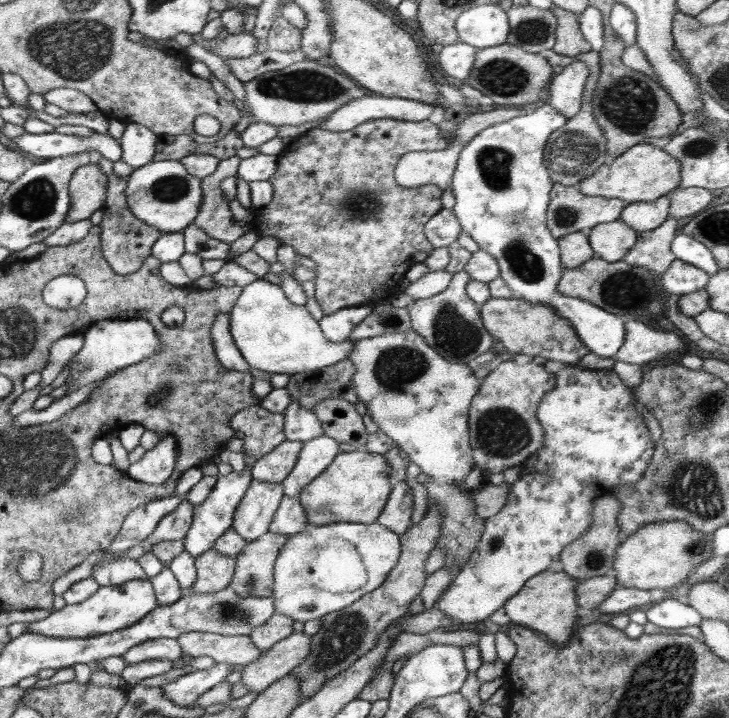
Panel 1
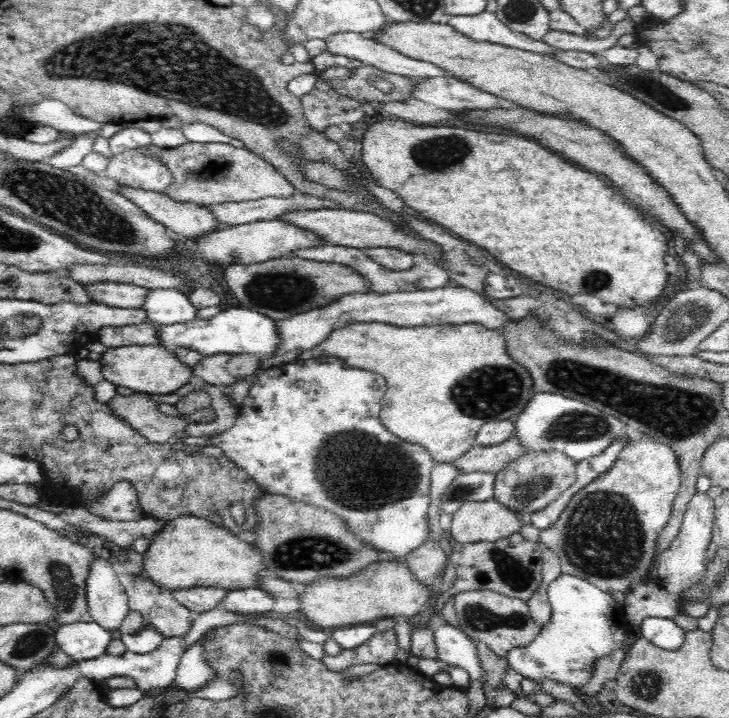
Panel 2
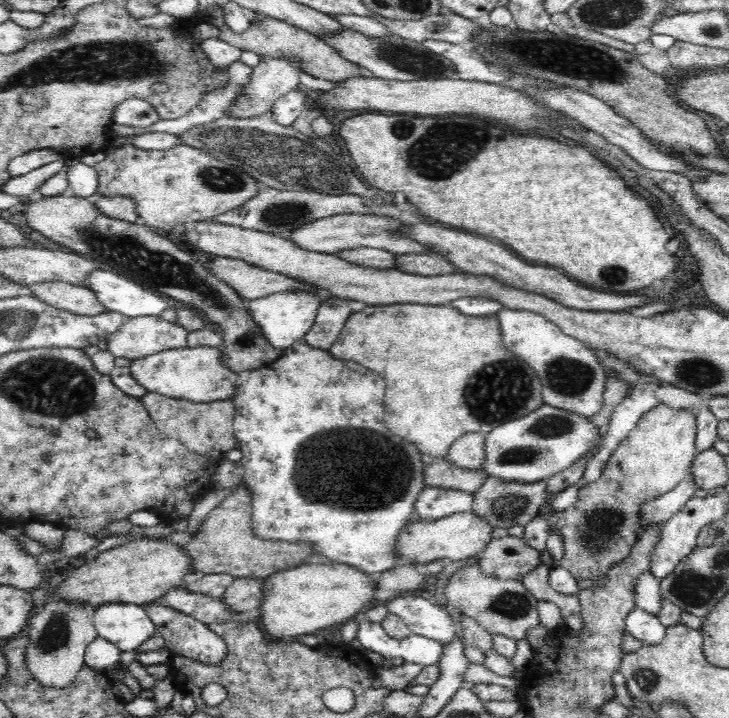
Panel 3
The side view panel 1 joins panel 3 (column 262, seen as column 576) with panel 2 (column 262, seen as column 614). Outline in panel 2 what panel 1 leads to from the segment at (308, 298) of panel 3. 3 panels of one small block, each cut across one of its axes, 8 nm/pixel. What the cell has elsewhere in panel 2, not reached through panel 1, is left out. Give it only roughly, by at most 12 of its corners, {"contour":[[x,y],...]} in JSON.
{"contour":[[248,308],[158,325],[159,345],[273,357],[276,320]]}

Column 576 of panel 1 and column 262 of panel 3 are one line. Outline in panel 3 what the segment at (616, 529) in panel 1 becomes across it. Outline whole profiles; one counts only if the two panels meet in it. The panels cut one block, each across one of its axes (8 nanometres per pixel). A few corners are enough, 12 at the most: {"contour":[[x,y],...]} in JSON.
{"contour":[[244,484],[185,547],[193,577],[268,578],[306,564],[306,542],[252,533]]}

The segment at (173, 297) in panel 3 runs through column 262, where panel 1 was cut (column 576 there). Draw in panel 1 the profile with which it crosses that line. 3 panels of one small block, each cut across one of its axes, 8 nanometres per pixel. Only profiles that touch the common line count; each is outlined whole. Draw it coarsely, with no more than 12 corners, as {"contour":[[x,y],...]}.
{"contour":[[490,298],[479,307],[504,350],[610,371],[551,306]]}

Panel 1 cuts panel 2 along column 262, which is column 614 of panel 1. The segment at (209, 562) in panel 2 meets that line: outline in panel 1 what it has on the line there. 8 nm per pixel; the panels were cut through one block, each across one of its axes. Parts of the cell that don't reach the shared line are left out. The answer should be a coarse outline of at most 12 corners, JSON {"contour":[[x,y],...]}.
{"contour":[[650,522],[616,549],[617,584],[681,586],[713,533]]}

